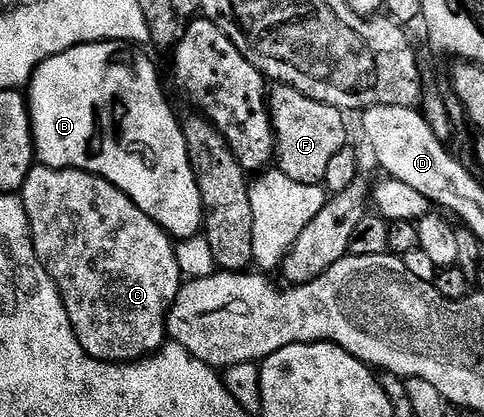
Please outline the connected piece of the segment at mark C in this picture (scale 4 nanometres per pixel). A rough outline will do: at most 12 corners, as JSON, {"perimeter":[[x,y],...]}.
{"perimeter":[[34,166],[36,257],[82,350],[166,343],[173,237],[93,172]]}

